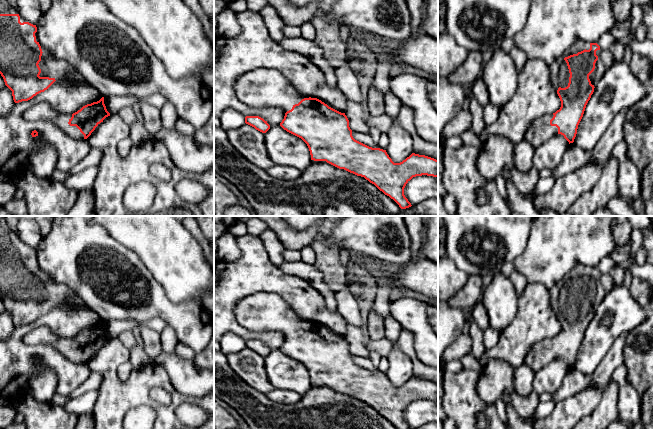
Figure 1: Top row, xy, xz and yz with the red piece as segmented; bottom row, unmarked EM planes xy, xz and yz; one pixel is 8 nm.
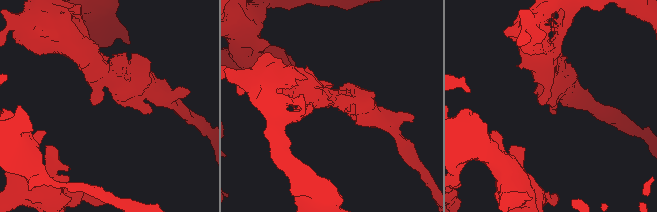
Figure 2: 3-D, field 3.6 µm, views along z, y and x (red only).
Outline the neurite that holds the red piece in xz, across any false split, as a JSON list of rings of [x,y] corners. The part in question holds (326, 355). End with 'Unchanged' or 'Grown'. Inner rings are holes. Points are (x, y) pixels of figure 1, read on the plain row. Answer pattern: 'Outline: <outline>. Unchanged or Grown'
Outline: [[[260,291],[242,298],[235,306],[235,315],[237,321],[251,331],[282,332],[285,340],[280,350],[307,368],[311,384],[326,385],[339,393],[364,401],[398,429],[411,429],[404,419],[404,412],[413,401],[438,401],[438,384],[434,382],[412,377],[402,386],[394,387],[386,374],[372,372],[355,364],[345,337],[329,331],[317,322],[301,324],[295,312],[276,293]]]. Grown

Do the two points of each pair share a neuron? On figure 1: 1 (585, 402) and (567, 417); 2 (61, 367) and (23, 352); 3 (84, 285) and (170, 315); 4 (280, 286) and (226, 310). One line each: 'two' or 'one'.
1: one
2: one
3: one
4: one

